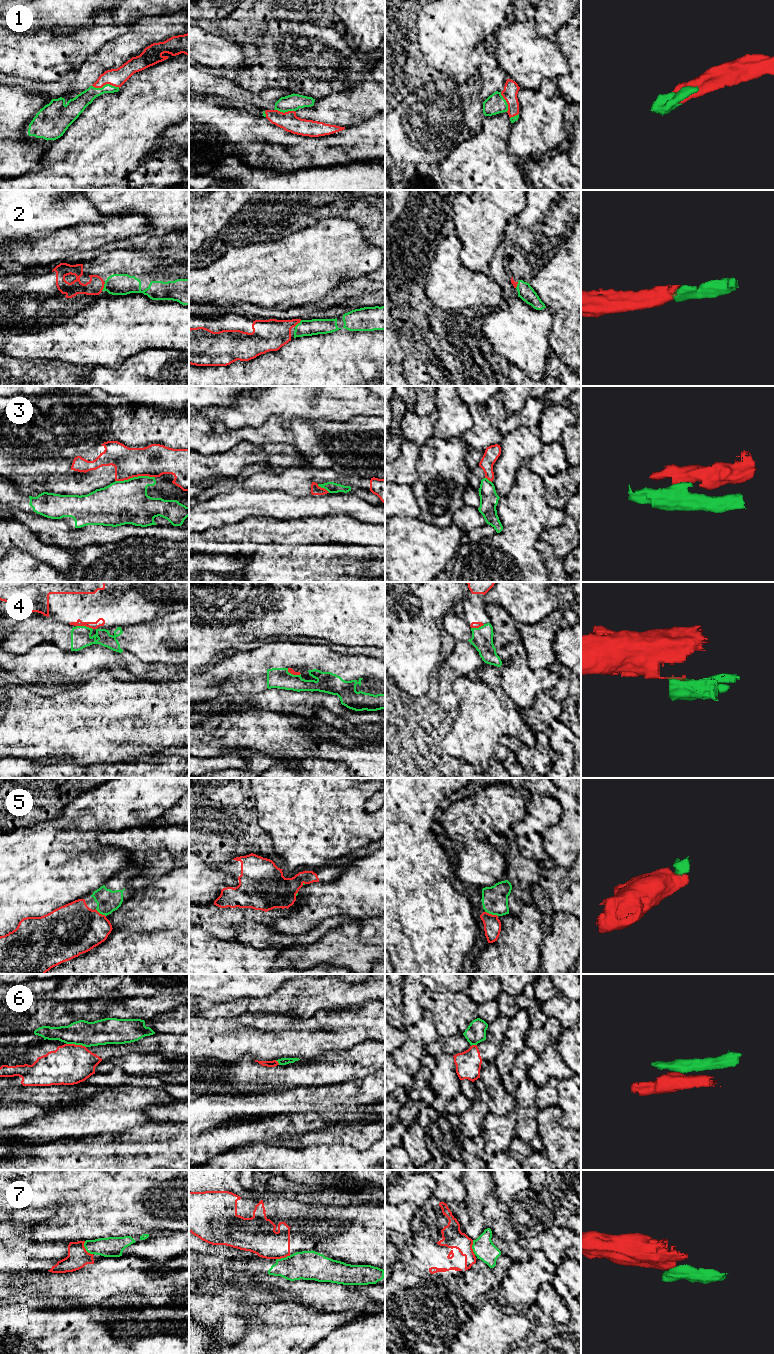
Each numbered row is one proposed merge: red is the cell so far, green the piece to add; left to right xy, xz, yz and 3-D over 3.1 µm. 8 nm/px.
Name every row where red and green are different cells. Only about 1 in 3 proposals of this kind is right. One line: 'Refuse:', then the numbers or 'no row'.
Refuse: 3, 4, 6, 7

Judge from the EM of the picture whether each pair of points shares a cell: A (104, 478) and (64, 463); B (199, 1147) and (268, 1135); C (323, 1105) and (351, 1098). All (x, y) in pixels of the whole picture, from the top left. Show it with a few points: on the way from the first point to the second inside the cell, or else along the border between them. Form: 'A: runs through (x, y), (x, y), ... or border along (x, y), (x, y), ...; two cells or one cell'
A: runs through (94, 474), (74, 471); one cell
B: runs through (216, 1142), (237, 1135), (251, 1135); one cell
C: runs through (330, 1101), (335, 1098), (344, 1098); one cell

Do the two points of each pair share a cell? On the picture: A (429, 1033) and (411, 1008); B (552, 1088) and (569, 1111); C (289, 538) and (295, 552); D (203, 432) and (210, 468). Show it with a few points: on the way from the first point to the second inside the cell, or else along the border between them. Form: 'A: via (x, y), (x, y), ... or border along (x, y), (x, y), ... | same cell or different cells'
A: border along (424, 1010), (423, 1016), (416, 1023), (405, 1027) | different cells
B: border along (559, 1081), (558, 1104) | different cells
C: border along (269, 543), (281, 543), (289, 546), (315, 544) | different cells
D: border along (230, 448), (223, 452), (206, 455), (199, 453) | different cells

